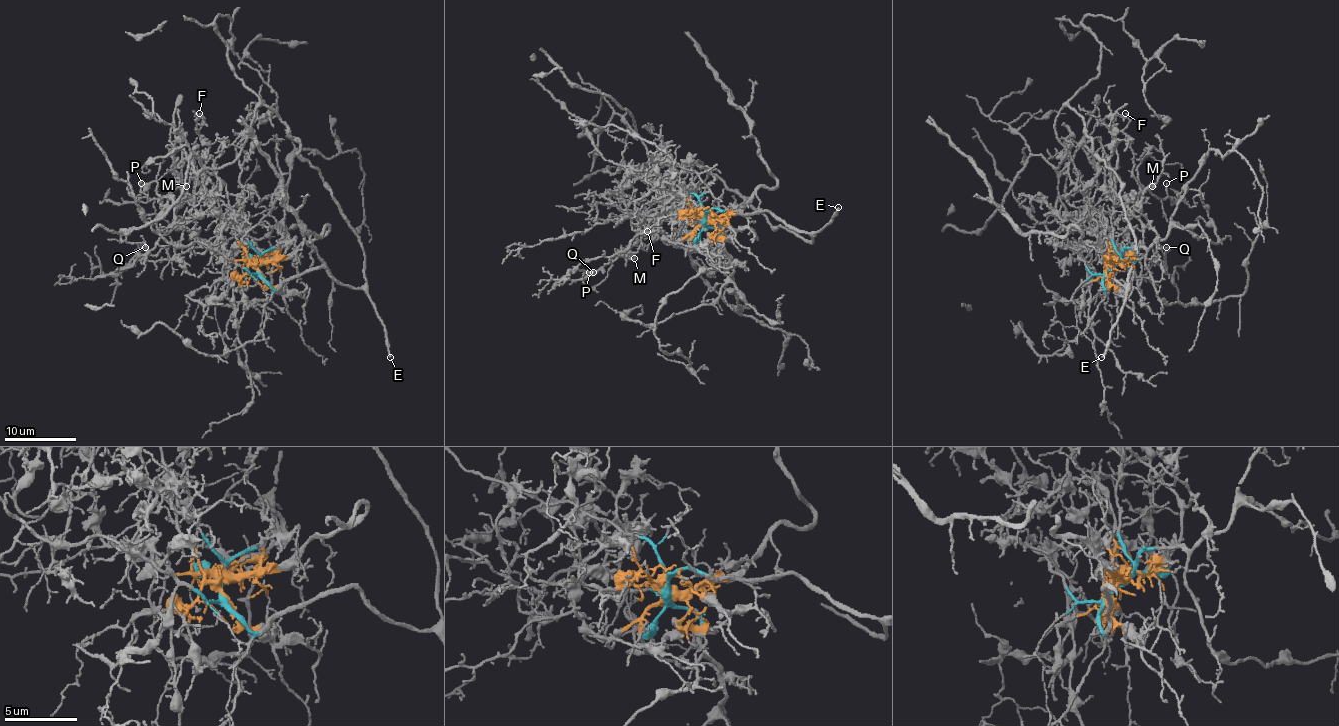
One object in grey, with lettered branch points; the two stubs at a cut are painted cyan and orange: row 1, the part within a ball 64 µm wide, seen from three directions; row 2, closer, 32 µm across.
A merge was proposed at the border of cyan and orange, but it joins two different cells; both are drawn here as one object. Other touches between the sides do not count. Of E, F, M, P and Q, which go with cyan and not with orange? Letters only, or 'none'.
E

